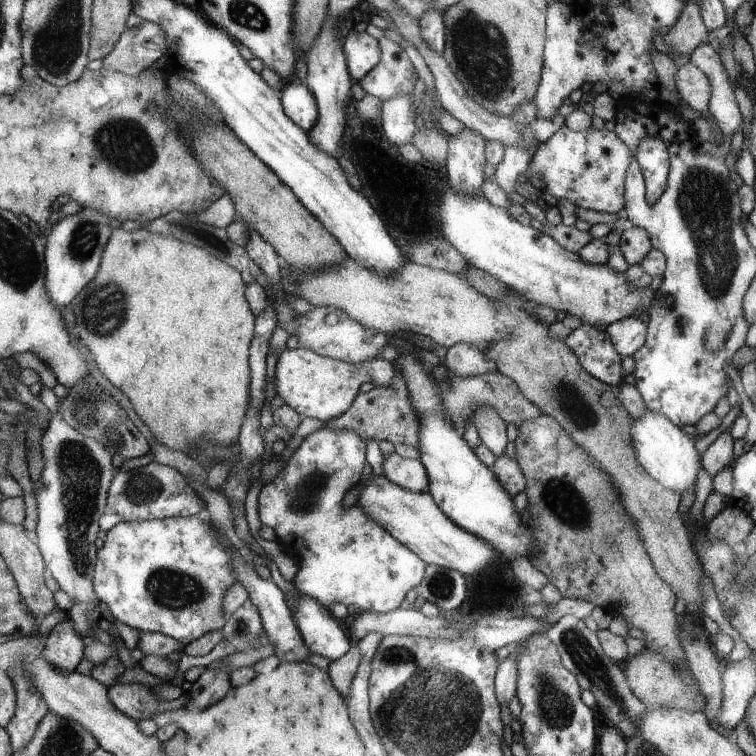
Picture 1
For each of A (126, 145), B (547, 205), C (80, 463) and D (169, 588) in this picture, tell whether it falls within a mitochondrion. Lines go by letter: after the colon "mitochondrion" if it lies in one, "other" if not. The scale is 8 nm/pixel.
A: mitochondrion
B: other
C: mitochondrion
D: mitochondrion

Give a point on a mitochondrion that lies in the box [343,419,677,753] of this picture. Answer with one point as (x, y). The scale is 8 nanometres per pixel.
(587, 660)

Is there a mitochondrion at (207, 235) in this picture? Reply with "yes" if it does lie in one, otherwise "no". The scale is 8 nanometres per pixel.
yes

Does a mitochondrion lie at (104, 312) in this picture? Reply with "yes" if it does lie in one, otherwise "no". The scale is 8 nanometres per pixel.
yes

